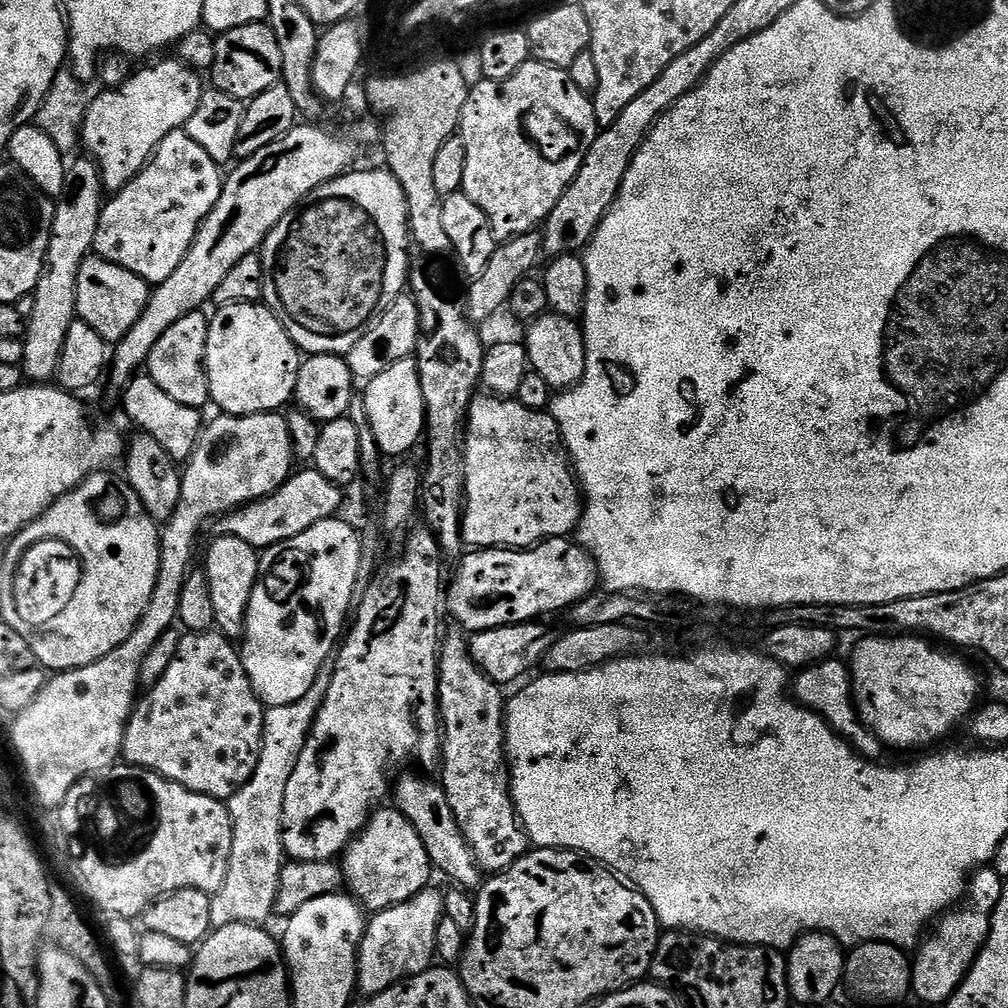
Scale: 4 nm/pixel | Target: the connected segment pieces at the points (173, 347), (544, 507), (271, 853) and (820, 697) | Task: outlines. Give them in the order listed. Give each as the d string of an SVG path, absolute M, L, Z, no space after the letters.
M203 311L186 314L186 318L178 318L166 334L158 338L154 350L150 350L146 365L147 375L158 382L174 402L182 402L182 406L190 406L201 410L209 407L212 395L208 385L208 371L204 369L204 359L206 358L206 342L208 341L208 321L209 317Z
M477 395L468 407L464 433L464 515L460 525L465 545L472 550L523 550L550 538L571 537L579 529L583 513L582 489L554 417L547 411L522 406L515 398Z
M335 663L324 664L314 678L314 686L310 686L310 690L306 690L306 694L302 694L298 702L265 707L258 766L247 782L226 802L232 819L232 845L226 882L222 882L220 889L212 896L210 922L213 929L231 924L264 926L269 923L268 919L273 919L278 878L286 863L282 842L282 810L286 802L286 786L290 783L290 774L294 774L294 766L312 733L312 724L326 698L326 690L330 690L330 678L334 678L335 669Z
M839 658L824 660L821 664L813 664L811 668L803 669L800 676L794 680L794 696L805 708L817 712L835 730L843 736L861 756L869 758L879 757L882 741L864 727L860 713L856 710L856 701L852 695L852 677L847 663Z

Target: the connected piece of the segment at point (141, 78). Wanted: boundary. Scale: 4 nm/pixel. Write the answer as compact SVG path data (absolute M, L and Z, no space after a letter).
M179 58L152 64L141 72L133 71L120 87L109 87L93 99L86 110L80 131L82 148L100 169L103 191L122 191L138 175L155 150L171 132L179 132L198 110L201 78Z

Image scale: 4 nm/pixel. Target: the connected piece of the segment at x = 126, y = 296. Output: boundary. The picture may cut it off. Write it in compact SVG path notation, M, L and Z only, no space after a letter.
M88 255L82 262L82 266L78 266L76 275L77 317L90 326L94 326L94 330L98 330L98 334L109 345L116 345L122 338L126 338L126 334L130 334L142 310L146 310L151 297L152 288L148 281L98 255Z

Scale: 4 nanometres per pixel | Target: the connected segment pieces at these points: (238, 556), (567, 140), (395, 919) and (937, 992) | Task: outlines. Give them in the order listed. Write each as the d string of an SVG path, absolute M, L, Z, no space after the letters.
M216 536L213 541L204 556L202 571L210 582L210 602L214 602L216 615L215 627L229 638L240 638L244 634L250 594L254 594L254 586L260 573L261 553L242 542L242 538Z
M529 60L527 64L522 66L522 70L518 70L518 74L514 74L505 80L481 79L479 83L473 83L469 87L466 106L462 110L462 118L458 129L458 134L466 146L466 174L464 175L462 190L468 195L470 202L474 202L488 215L488 221L494 230L497 241L503 242L513 240L515 236L521 236L527 232L537 231L547 221L548 215L554 210L554 206L558 206L562 194L566 194L570 182L574 182L574 178L594 142L598 125L589 93L578 90L578 86L574 86L574 82L567 70L543 64L540 60Z
M432 886L424 888L406 902L375 913L365 923L364 937L358 946L356 959L356 986L361 997L371 998L382 994L401 980L408 980L433 967L436 934L445 917L443 895L434 889Z
M991 866L973 872L962 903L943 913L935 925L937 928L927 933L928 941L926 936L915 953L916 958L914 956L911 961L911 991L922 1003L947 1005L948 999L958 990L990 934L990 922L998 906L998 902L992 904L992 896L1000 900L1004 887L1005 881L997 876Z

